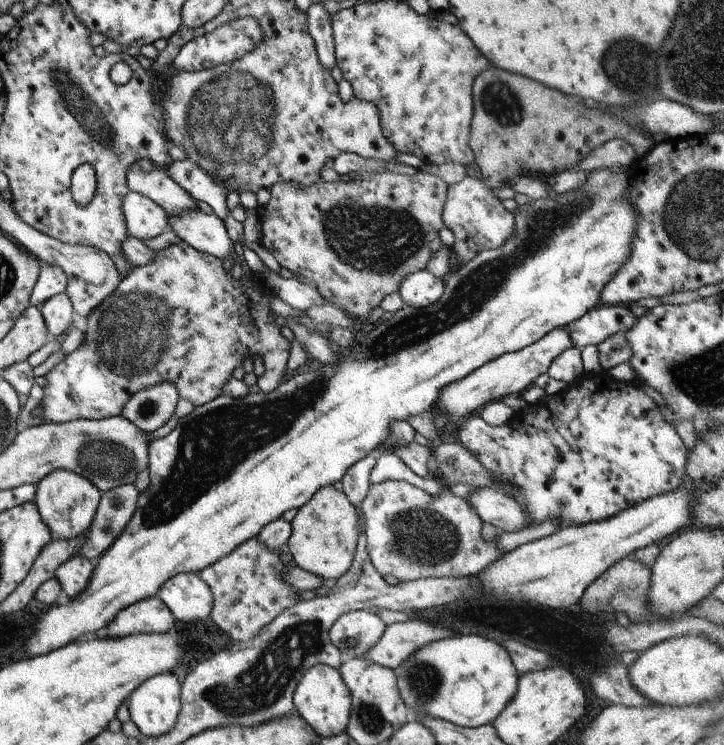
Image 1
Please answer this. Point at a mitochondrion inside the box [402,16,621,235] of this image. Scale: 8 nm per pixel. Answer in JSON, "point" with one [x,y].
{"point":[499,101]}

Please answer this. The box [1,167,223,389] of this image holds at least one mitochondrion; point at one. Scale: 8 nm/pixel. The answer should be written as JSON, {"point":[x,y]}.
{"point":[129,344]}

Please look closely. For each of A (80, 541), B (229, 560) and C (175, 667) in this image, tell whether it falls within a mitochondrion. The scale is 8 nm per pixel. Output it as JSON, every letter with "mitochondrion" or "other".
{"A":"other","B":"other","C":"other"}

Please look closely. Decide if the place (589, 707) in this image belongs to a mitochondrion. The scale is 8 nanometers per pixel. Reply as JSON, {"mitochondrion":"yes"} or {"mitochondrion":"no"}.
{"mitochondrion":"no"}

